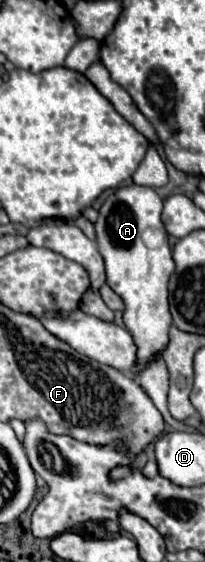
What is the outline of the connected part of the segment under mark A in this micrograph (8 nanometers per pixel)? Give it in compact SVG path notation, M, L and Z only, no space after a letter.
M124 185L110 193L96 221L96 241L106 263L106 283L124 299L124 323L138 347L138 363L146 363L156 351L168 343L168 327L172 325L168 309L168 277L174 261L168 233L160 221L162 199L152 187Z

